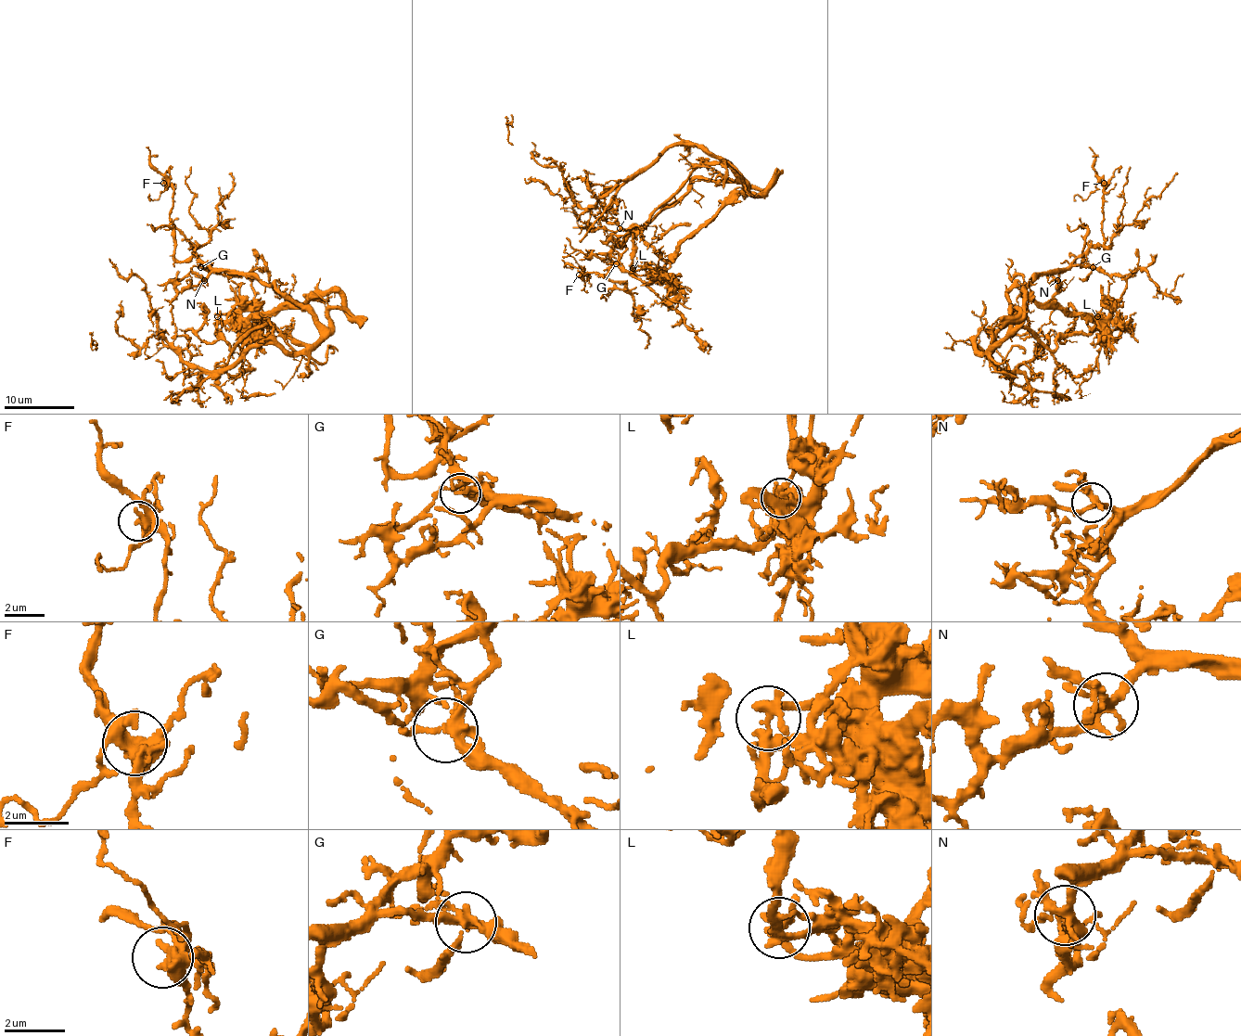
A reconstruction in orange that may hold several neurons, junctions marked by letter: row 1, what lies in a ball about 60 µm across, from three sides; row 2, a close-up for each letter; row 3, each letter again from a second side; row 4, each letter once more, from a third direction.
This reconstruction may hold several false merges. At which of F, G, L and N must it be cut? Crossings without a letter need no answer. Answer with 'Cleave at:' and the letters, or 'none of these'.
Cleave at: L

